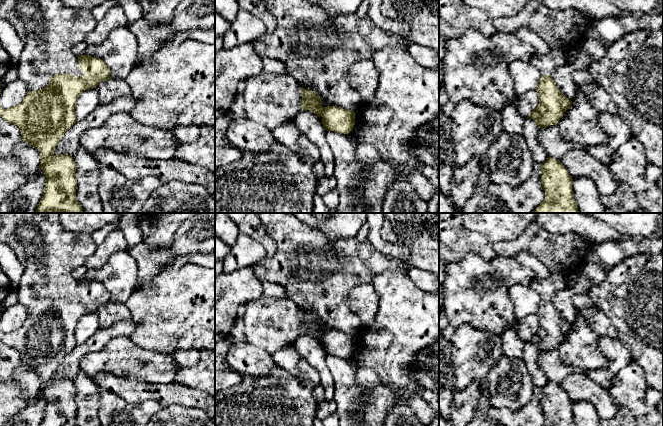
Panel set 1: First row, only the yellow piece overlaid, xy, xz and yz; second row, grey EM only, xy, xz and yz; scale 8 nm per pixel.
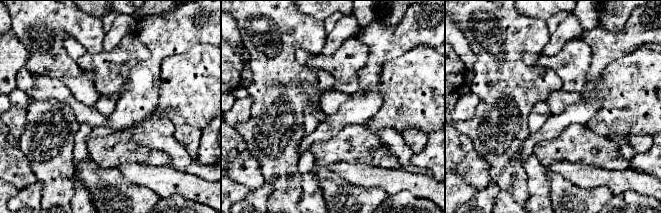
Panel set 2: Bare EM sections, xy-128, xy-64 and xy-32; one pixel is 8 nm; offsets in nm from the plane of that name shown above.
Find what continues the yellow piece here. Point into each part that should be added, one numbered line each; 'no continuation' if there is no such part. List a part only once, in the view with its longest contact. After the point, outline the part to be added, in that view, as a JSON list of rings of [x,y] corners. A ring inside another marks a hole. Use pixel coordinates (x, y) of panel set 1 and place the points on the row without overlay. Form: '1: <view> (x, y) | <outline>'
1: xy (48, 252) | [[[0,213],[0,243],[7,244],[25,268],[16,290],[18,303],[25,306],[31,315],[45,312],[50,302],[58,297],[78,301],[85,299],[85,296],[78,292],[78,279],[75,279],[71,273],[73,269],[84,266],[97,245],[91,234],[66,230],[60,222],[60,213]]]

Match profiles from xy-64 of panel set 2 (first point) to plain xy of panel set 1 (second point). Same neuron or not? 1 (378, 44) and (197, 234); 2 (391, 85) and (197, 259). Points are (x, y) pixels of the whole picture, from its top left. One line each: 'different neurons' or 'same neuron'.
1: same neuron
2: different neurons

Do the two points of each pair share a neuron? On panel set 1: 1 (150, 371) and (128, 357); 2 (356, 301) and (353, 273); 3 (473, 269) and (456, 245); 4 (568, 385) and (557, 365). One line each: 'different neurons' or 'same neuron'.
1: same neuron
2: different neurons
3: different neurons
4: different neurons

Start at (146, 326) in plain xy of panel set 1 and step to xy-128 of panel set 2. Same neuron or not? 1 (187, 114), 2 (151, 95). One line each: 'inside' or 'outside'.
1: inside
2: outside

